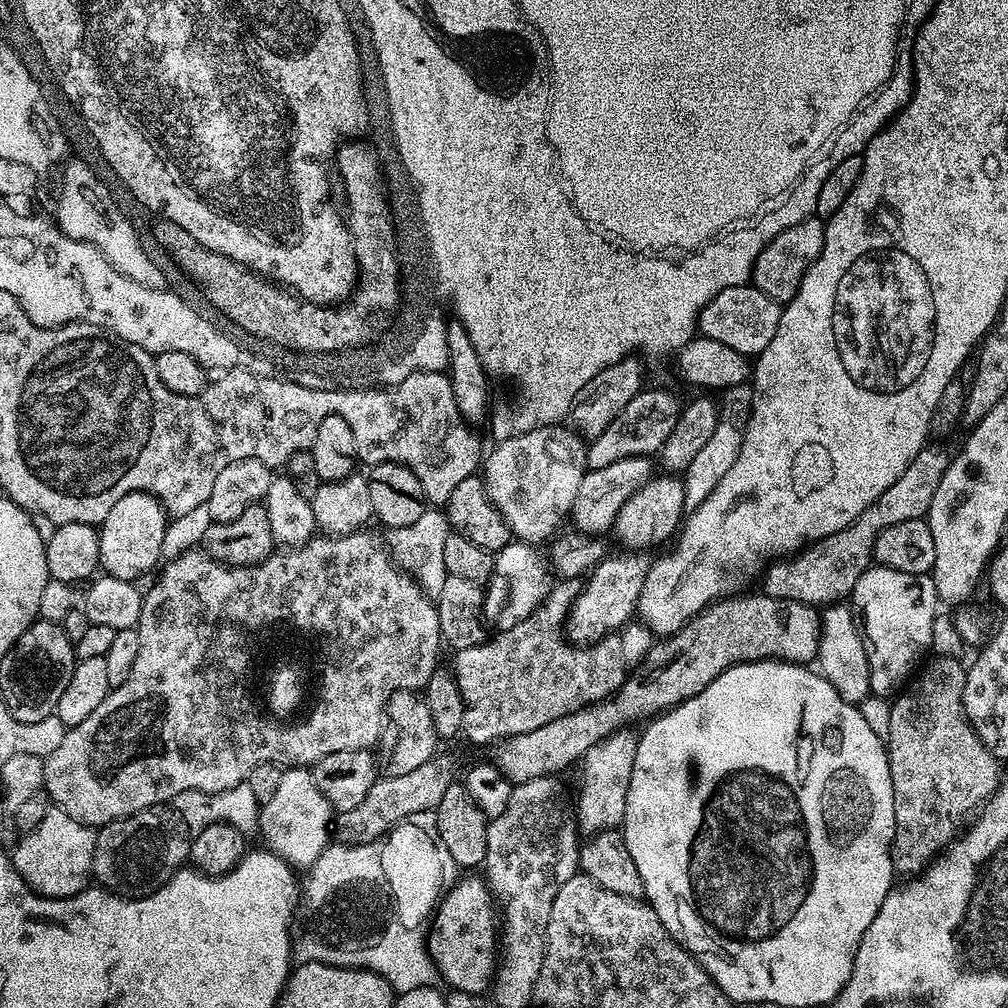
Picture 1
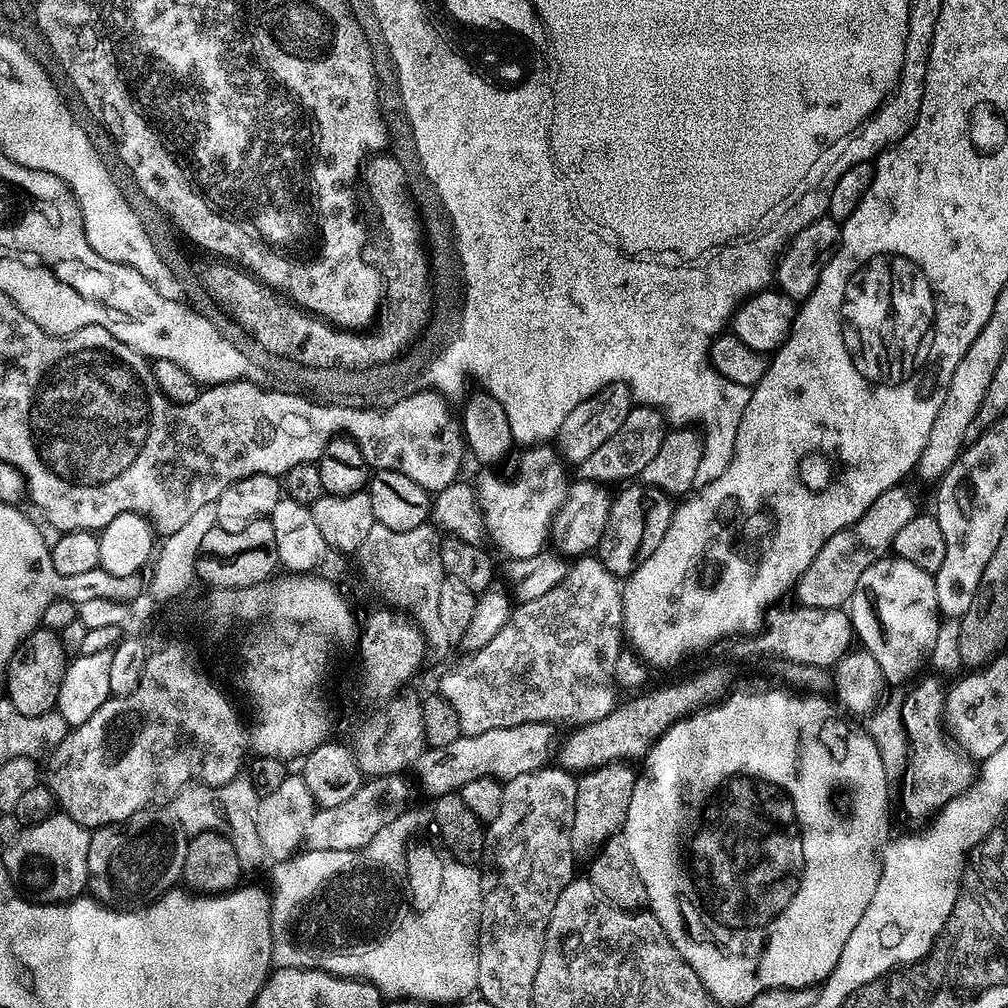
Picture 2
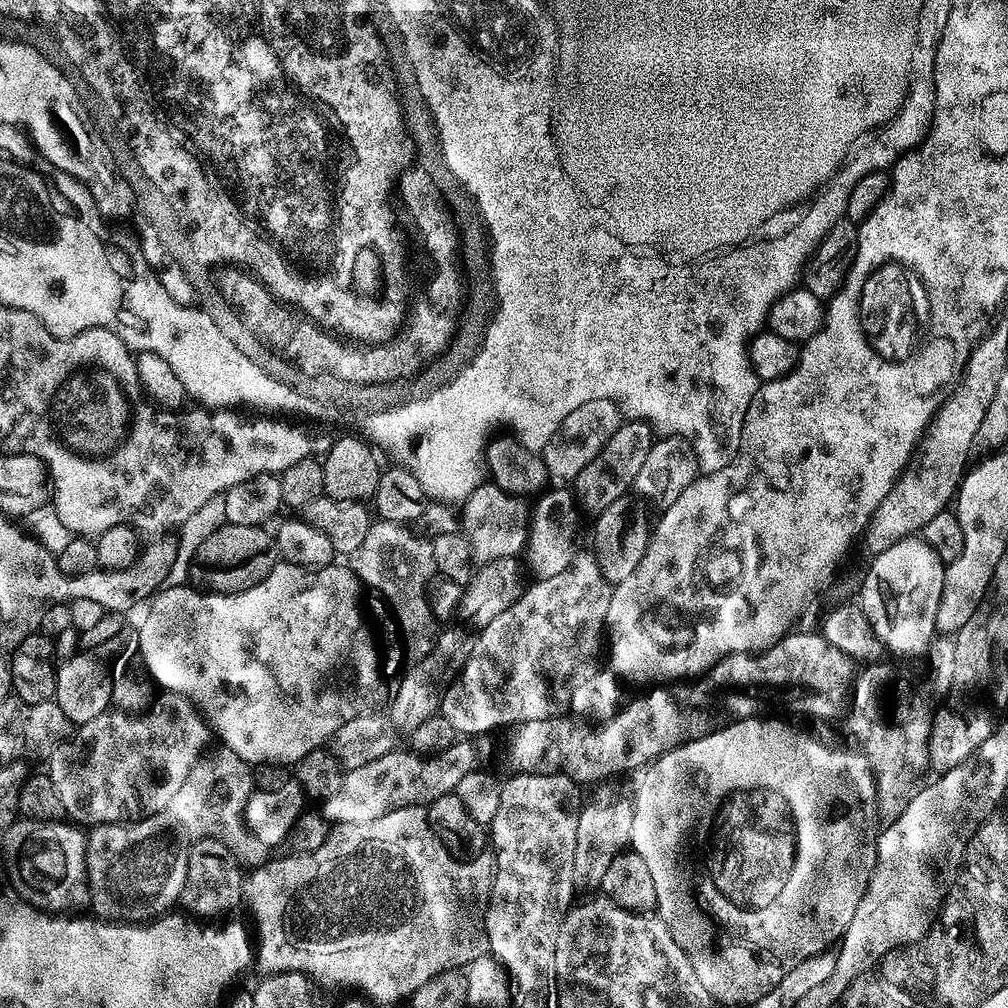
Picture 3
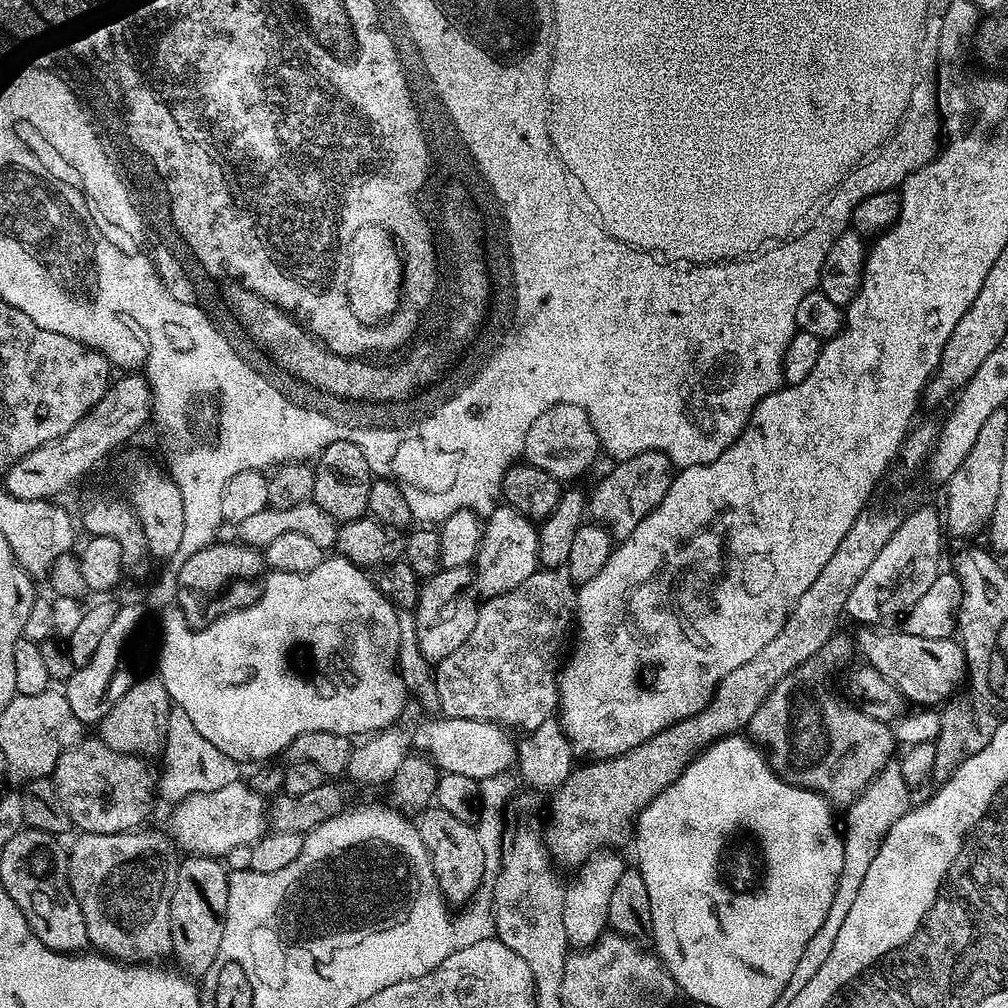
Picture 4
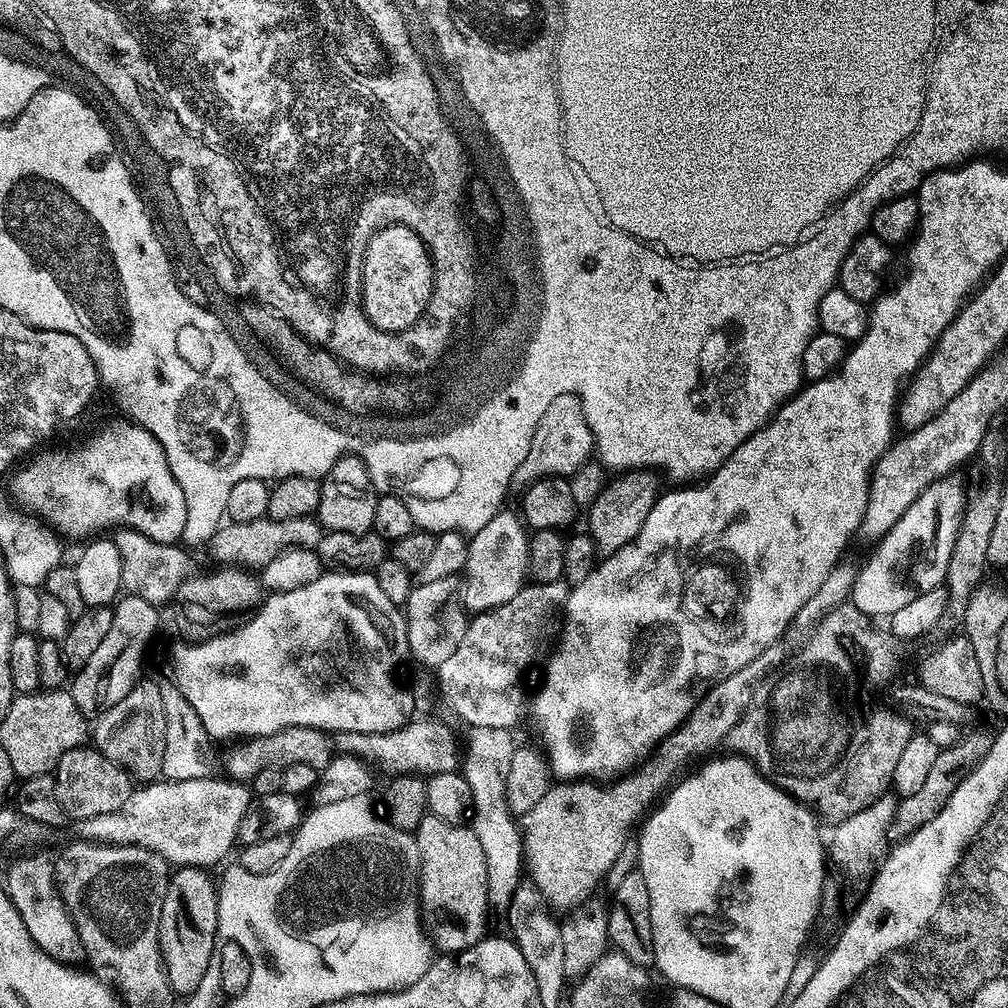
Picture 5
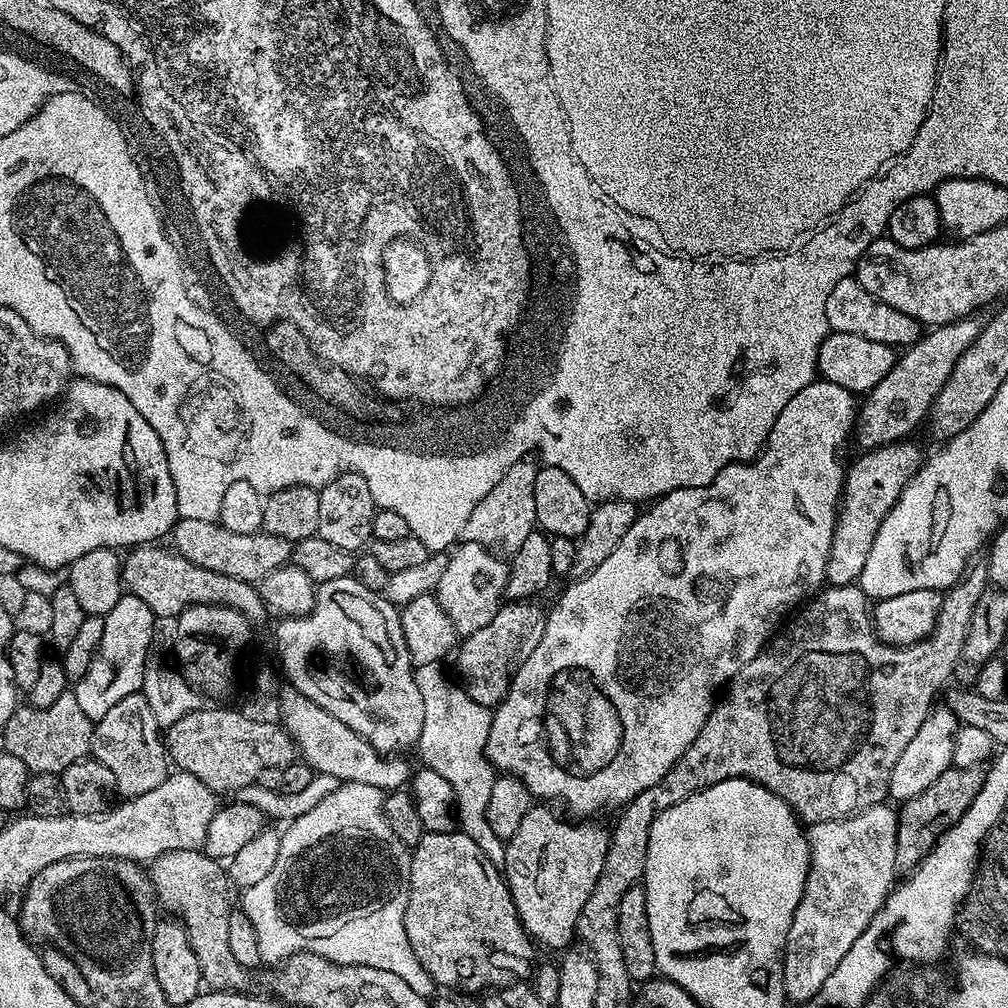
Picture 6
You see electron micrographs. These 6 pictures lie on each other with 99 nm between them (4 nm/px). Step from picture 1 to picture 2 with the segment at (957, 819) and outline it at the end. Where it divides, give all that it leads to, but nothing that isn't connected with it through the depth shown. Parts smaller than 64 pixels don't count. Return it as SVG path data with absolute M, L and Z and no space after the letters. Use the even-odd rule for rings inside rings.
M932 678L919 680L917 679L911 685L913 688L911 691L910 689L907 691L902 704L902 720L904 729L908 734L910 747L908 769L904 772L902 780L903 784L905 783L904 796L912 808L920 808L924 804L923 798L916 796L915 788L919 784L928 784L929 802L939 805L945 800L951 800L956 795L958 786L967 786L974 779L973 761L961 752L959 747L953 746L949 742L946 737L946 730L942 725L945 685L940 685L938 681Z

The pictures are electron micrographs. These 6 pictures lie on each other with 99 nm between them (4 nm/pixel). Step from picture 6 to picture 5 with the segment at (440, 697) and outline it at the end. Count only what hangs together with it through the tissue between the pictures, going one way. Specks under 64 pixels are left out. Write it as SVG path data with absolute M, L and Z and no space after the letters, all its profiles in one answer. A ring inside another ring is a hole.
M472 726L468 731L466 752L462 754L462 771L471 790L470 826L486 854L489 905L500 914L506 914L512 907L513 896L521 885L524 872L523 835L505 802L506 777L510 774L516 742L512 738L513 733L502 727Z

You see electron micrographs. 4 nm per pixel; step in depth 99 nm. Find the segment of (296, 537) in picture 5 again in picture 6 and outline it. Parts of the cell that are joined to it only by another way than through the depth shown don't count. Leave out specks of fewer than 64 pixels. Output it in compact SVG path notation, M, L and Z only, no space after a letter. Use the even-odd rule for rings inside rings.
M193 518L177 519L170 533L170 544L181 561L226 574L230 578L256 584L270 570L278 570L292 559L293 541L263 530L256 532L231 532L220 522L198 521ZM172 540L172 541L171 541ZM180 551L180 552L179 552Z

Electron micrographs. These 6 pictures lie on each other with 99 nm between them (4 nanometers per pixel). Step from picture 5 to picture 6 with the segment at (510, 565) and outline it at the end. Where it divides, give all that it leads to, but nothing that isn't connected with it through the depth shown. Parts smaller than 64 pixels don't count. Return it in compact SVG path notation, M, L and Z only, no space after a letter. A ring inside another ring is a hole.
M462 542L447 557L447 566L434 597L461 637L482 630L494 618L503 601L508 568L507 563L496 556L500 557L480 543Z

